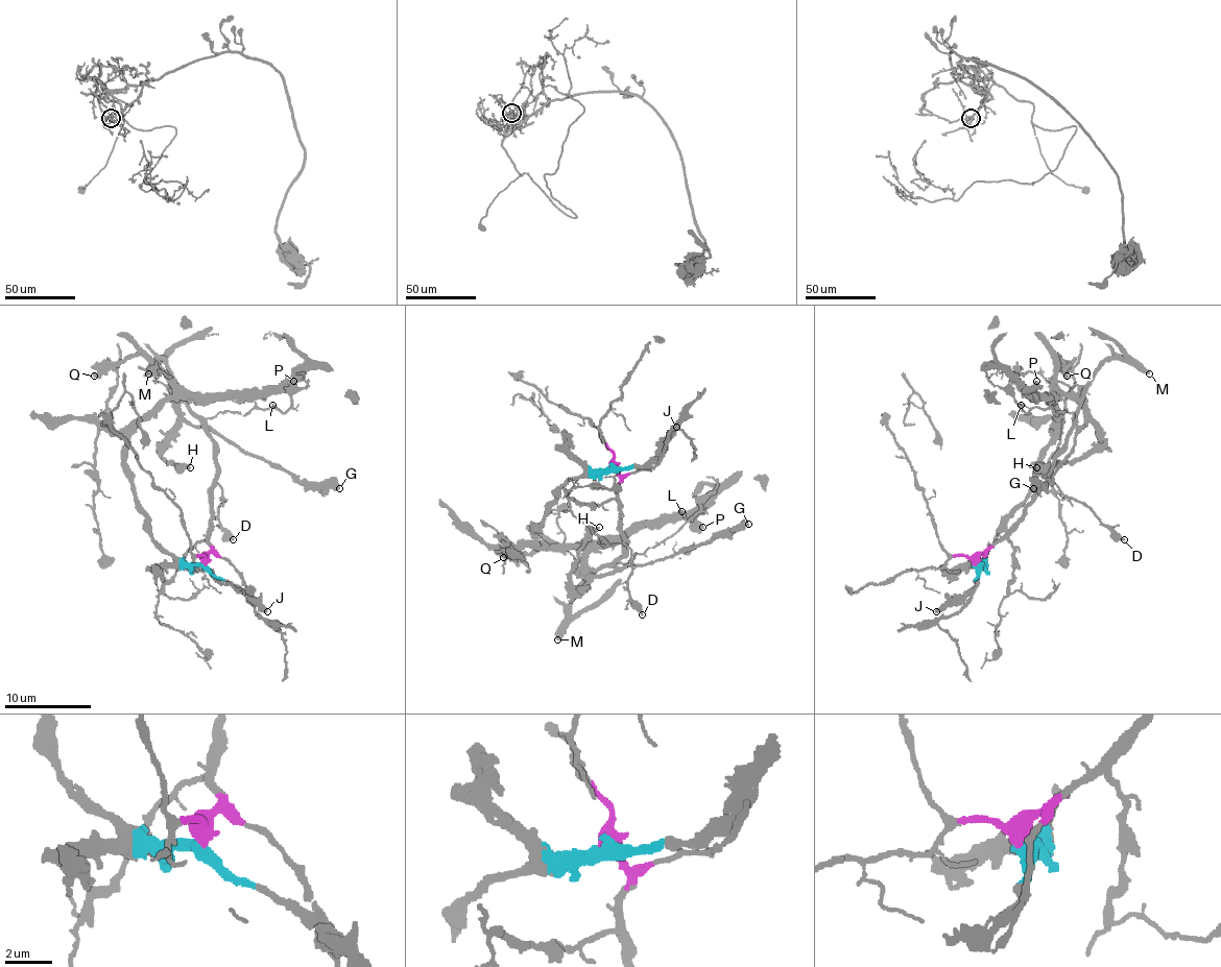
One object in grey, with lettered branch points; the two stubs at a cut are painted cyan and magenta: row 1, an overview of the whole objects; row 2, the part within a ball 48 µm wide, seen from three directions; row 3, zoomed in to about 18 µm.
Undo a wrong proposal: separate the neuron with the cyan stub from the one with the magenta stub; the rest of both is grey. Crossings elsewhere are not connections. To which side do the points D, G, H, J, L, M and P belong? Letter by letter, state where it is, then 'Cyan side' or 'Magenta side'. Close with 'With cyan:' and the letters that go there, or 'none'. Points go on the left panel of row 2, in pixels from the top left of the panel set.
D: Place: (233, 539). Magenta side
G: Place: (339, 488). Cyan side
H: Place: (190, 467). Cyan side
J: Place: (267, 611). Cyan side
L: Place: (272, 405). Magenta side
M: Place: (148, 373). Magenta side
P: Place: (293, 381). Cyan side
With cyan: G, H, J, P

